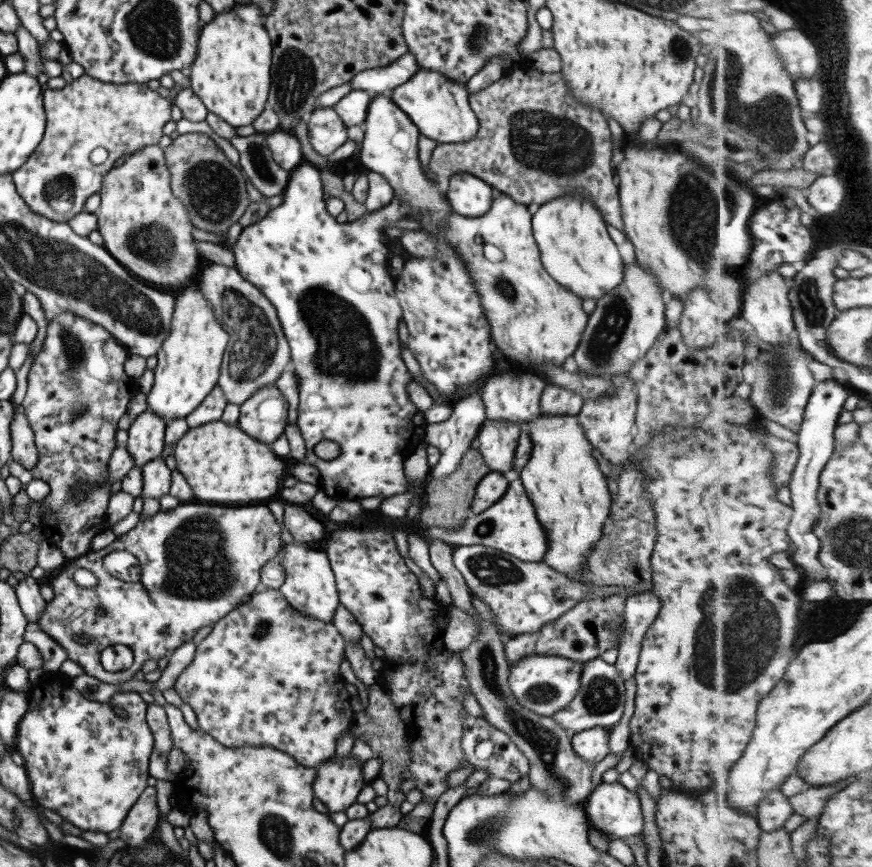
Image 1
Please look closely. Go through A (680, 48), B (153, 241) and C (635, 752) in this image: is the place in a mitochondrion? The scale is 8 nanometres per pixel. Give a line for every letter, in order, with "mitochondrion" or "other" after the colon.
A: mitochondrion
B: mitochondrion
C: other

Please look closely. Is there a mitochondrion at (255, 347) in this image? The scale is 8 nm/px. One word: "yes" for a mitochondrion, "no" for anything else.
yes

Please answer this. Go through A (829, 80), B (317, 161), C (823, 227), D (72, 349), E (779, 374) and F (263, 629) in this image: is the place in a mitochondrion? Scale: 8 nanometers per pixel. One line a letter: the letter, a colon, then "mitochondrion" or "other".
A: other
B: other
C: other
D: mitochondrion
E: mitochondrion
F: mitochondrion

